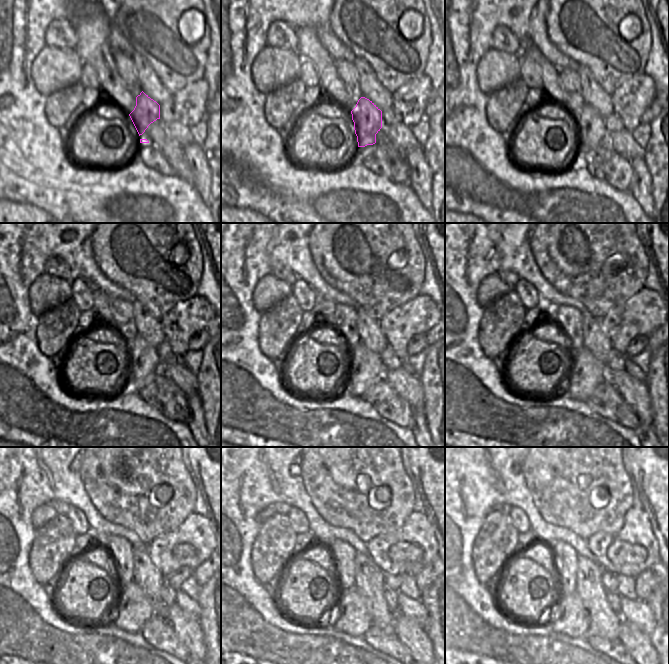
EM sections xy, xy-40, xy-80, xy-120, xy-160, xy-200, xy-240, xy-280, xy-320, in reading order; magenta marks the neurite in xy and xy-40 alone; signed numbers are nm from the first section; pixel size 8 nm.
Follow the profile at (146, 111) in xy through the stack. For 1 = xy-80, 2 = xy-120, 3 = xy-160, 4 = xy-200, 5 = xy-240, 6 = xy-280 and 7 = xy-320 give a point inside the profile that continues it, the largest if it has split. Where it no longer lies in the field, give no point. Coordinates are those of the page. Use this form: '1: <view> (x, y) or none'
1: xy-80 (591, 127)
2: xy-120 (143, 361)
3: xy-160 (365, 367)
4: xy-200 (586, 372)
5: xy-240 (133, 608)
6: xy-280 (353, 617)
7: xy-320 (571, 620)

